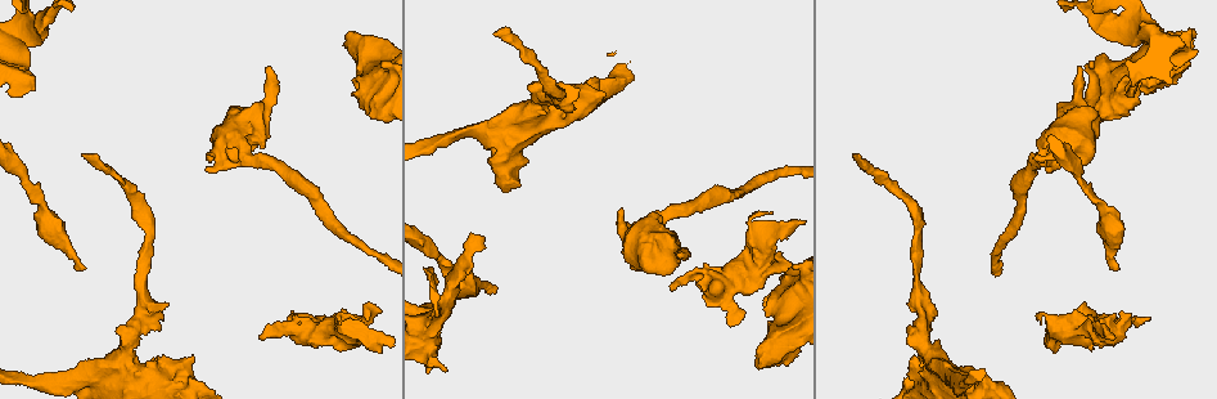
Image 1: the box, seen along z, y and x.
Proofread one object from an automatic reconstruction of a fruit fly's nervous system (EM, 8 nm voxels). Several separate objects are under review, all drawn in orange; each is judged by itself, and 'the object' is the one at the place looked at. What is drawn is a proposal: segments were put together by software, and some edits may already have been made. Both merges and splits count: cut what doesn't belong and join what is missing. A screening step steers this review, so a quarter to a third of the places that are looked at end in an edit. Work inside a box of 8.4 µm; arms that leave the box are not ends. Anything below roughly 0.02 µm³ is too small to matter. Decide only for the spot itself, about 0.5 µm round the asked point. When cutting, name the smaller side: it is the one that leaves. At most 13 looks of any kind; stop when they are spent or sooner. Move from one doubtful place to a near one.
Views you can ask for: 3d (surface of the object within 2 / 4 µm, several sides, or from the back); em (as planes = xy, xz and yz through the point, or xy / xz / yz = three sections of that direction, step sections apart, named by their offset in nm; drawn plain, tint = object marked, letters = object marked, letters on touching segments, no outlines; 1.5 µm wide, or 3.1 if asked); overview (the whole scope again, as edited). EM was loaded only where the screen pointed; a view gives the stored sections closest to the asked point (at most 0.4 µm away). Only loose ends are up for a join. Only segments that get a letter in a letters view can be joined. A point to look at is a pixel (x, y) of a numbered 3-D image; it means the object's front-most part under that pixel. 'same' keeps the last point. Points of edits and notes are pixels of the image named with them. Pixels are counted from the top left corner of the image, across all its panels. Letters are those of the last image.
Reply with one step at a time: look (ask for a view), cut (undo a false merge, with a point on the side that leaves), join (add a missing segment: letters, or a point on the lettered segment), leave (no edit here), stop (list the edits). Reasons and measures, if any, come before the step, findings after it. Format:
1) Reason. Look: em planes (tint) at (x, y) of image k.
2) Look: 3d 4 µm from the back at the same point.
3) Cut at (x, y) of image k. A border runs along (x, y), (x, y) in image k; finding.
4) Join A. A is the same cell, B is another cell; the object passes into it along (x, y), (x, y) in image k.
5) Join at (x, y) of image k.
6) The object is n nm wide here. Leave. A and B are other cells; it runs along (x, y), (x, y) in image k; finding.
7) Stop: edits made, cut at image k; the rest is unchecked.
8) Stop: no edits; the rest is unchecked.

Stops while still wide. Look: 3d 4 µm at (620, 211) of image 1.

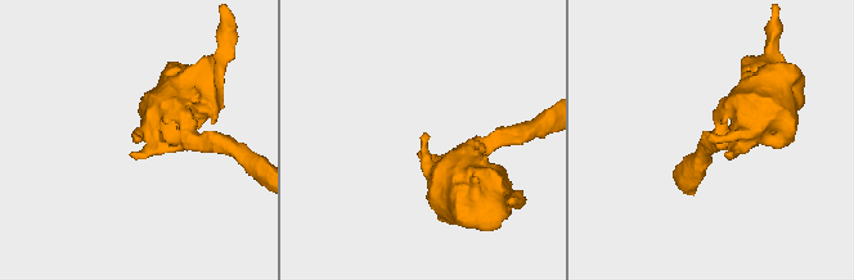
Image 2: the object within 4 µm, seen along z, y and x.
Look: em planes (letters) at (139, 140) of image 2.

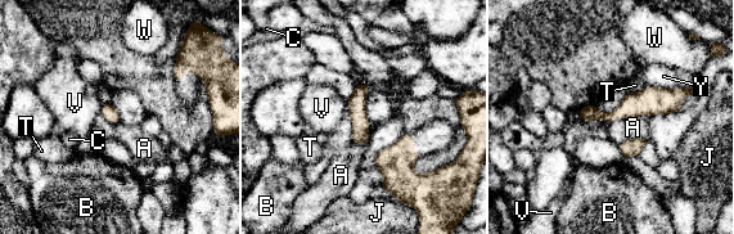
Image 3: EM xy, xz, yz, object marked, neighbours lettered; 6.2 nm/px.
Leave. A, B, C, J, T, V, W and Y are other cells; a border runs along (648, 115), (617, 117), (609, 124) in image 3; no lettered segment goes on from it.

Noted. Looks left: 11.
Thick end. Look: 3d 4 µm at (359, 320) of image 1.

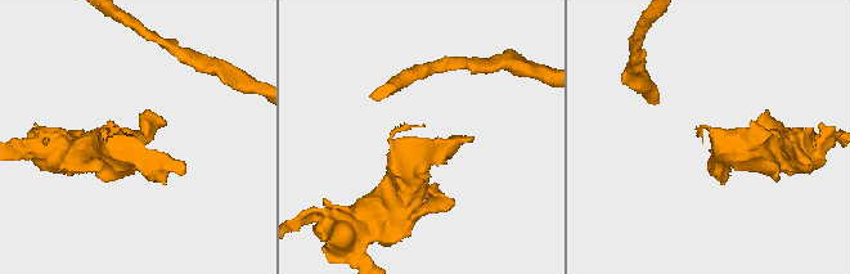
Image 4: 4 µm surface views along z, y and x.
Shape alone is not enough. Look: em xz step 8 (tint) at (699, 136) of image 4.

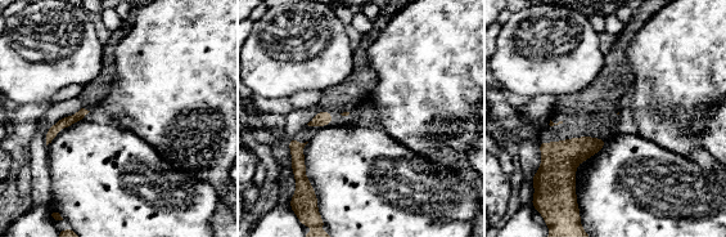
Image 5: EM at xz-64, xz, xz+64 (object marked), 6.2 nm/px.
Cut it another way. Look: em planes (letters) at the same point.

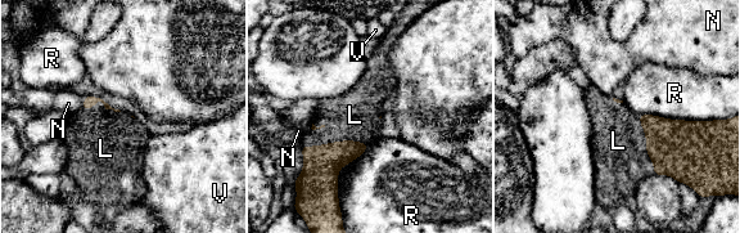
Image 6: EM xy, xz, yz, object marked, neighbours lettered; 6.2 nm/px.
Join L. L is the same cell, N, R and V are other cells; the object passes into it along (321, 164), (334, 142), (355, 115) in image 6; the neuron continues.

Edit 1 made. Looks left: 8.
Look: overview.

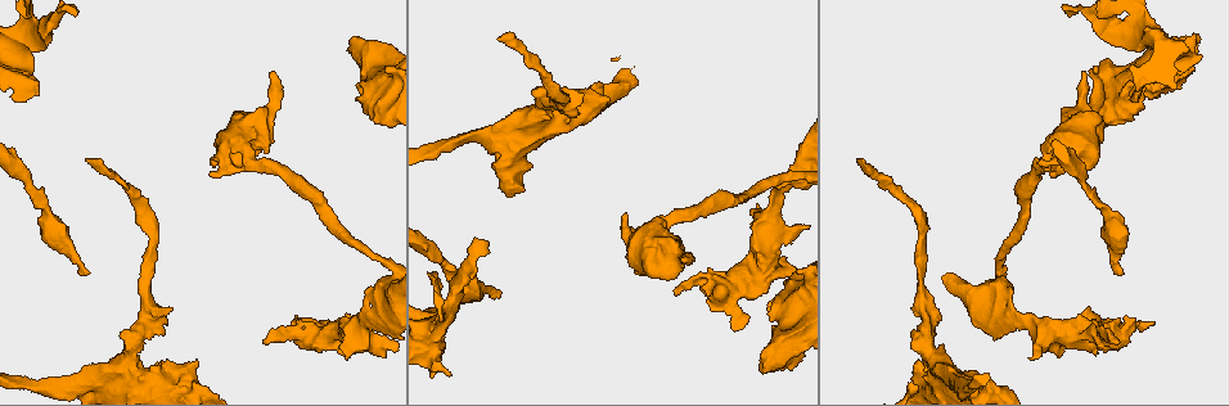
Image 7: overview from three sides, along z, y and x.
Abrupt turn. Look: em xy step 8 (letters) at (185, 374) of image 7.

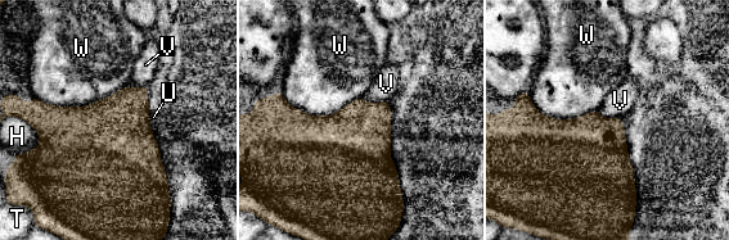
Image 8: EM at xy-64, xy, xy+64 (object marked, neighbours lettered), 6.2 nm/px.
Look: em planes (letters) at the same point.

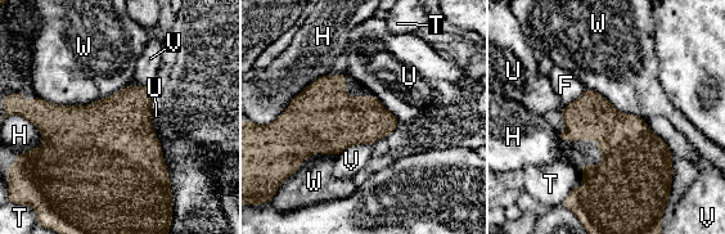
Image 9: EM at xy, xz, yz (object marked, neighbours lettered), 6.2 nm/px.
Leave. F, H, T, U, V and W are other cells; a border runs along (643, 120), (662, 139), (672, 154) in image 9; all the same neuron.

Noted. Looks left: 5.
Thin end. Look: 3d 4 µm at (1121, 273) of image 7.

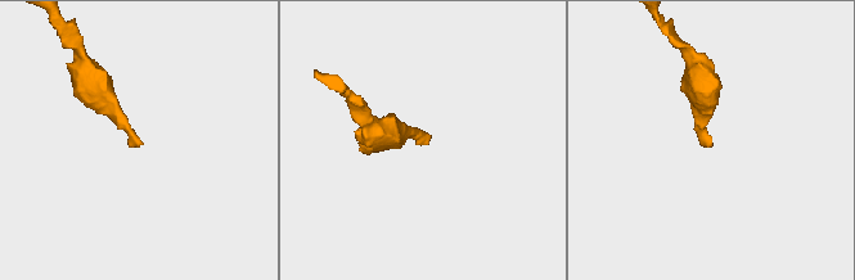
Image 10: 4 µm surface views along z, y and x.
Look: em planes (letters) at (427, 141) of image 10.

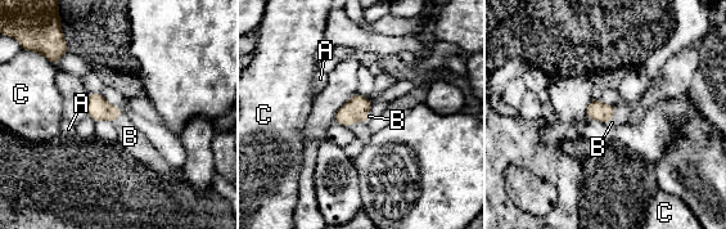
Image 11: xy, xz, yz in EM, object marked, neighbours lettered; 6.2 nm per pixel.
The longest contact is with B, 100 nm. Join B. B is the same cell, A and C are other cells; the object passes into it along (99, 109), (117, 117), (130, 137) in image 11; it goes on there.

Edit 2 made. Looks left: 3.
See it whole again. Look: overview.

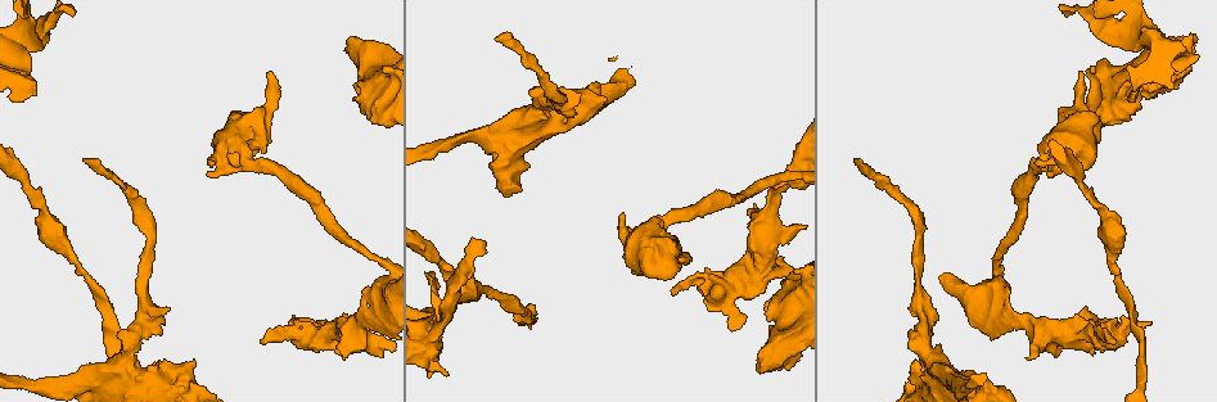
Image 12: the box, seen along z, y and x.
Look: 3d 4 µm at (1081, 73) of image 12.

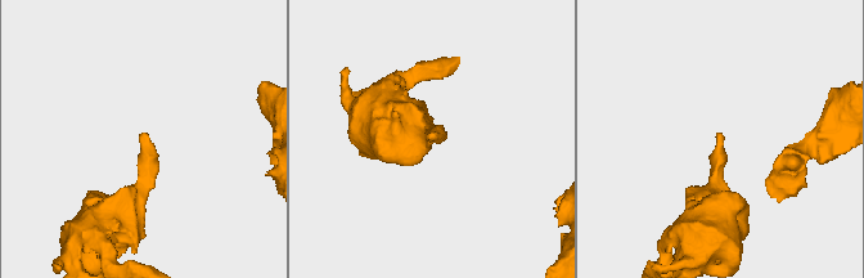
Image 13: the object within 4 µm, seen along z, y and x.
Now the EM. Look: em planes (letters) at (145, 134) of image 13.

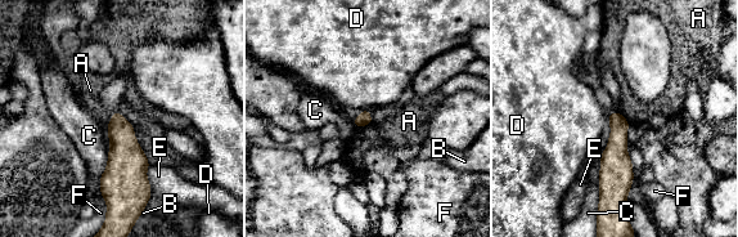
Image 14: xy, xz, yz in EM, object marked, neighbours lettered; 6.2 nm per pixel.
Leave. A, B, C, D, E and F are other cells; a border runs along (372, 123), (358, 128) in image 14; none of them fits.

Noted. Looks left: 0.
Stop: edits made, join at image 6, join at image 11; the rest is unchecked.

